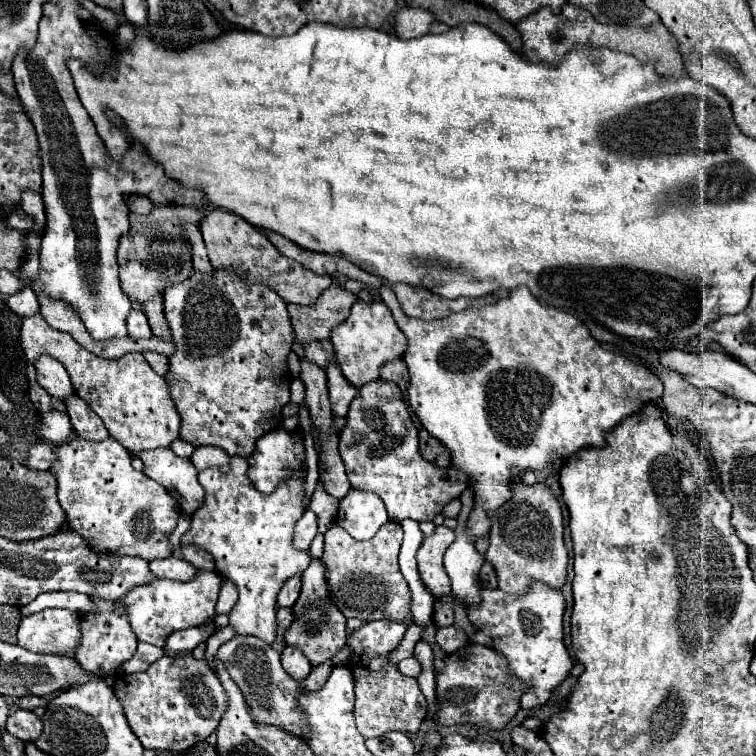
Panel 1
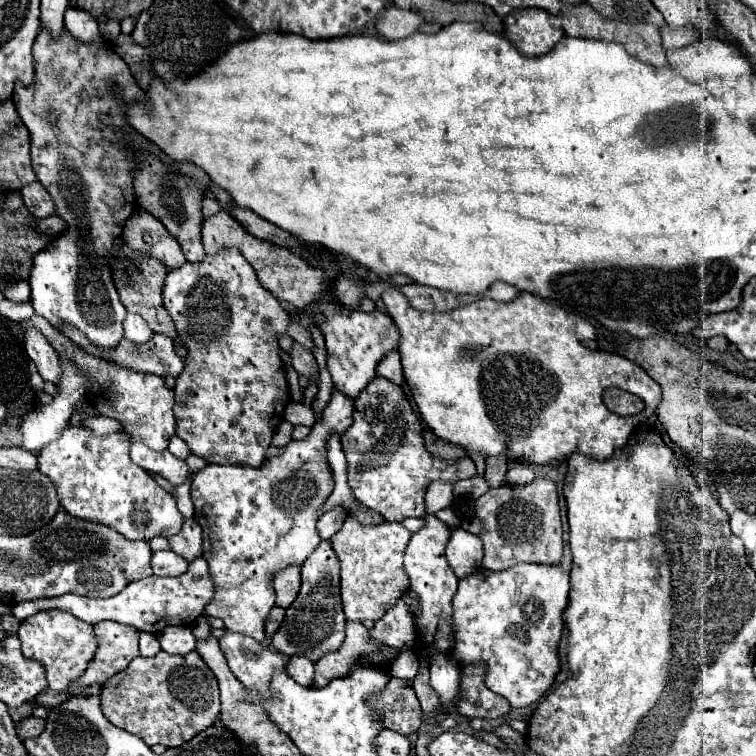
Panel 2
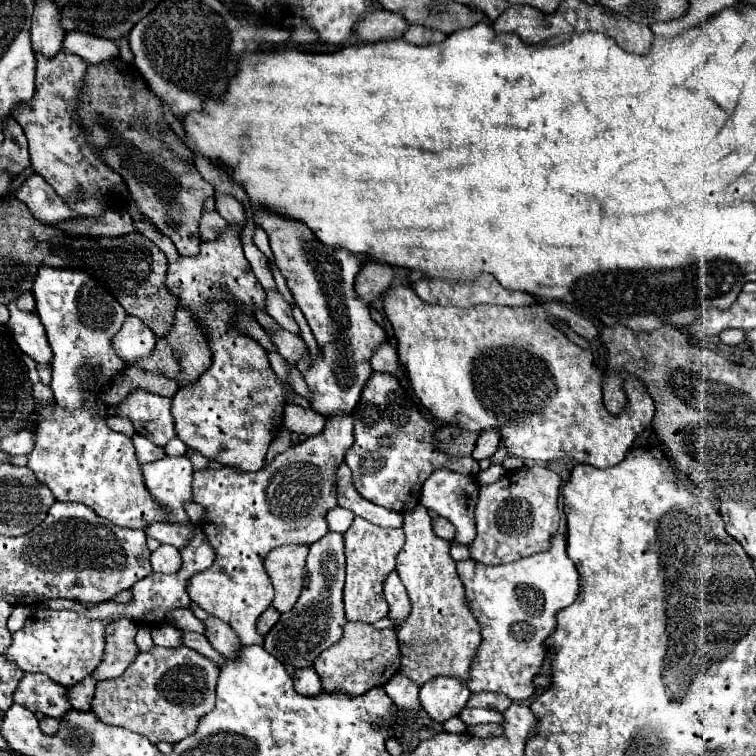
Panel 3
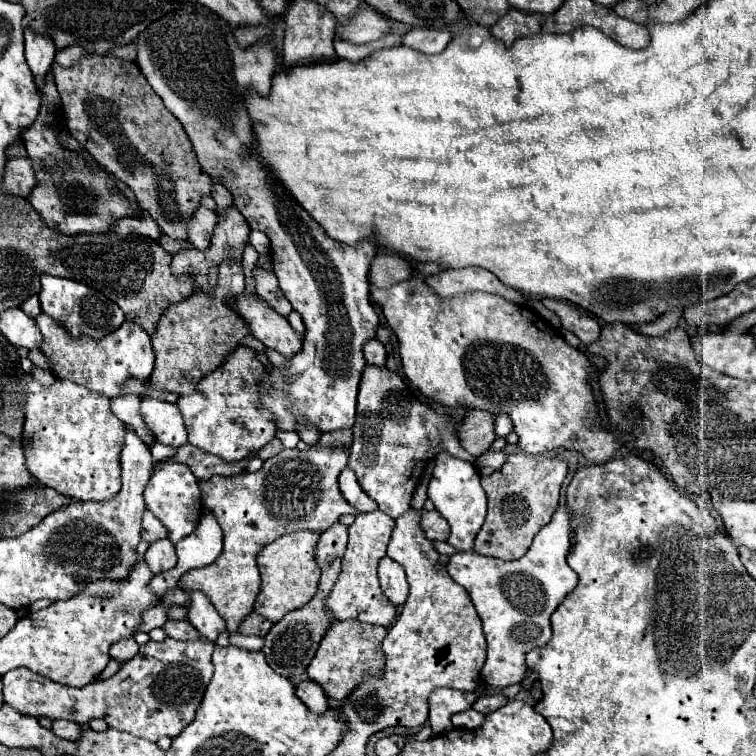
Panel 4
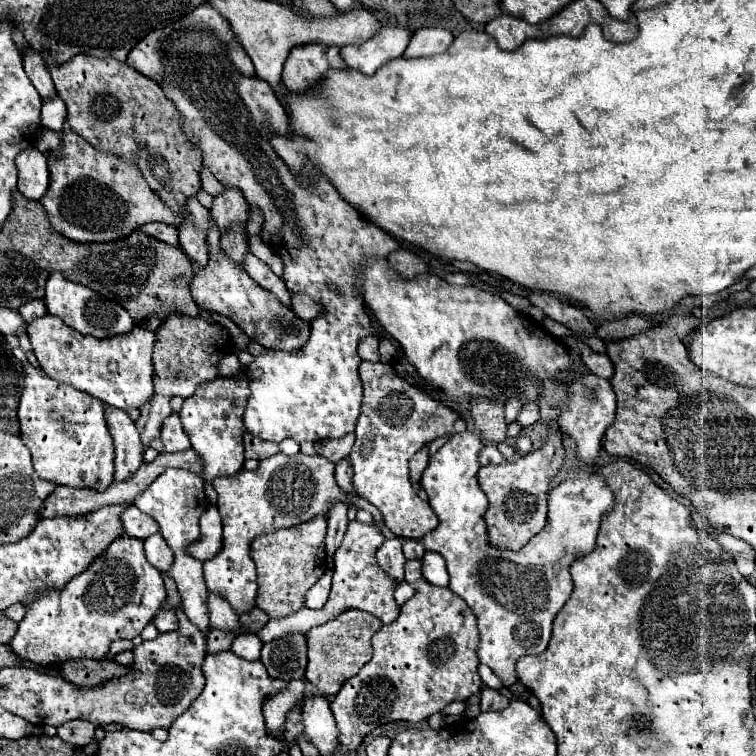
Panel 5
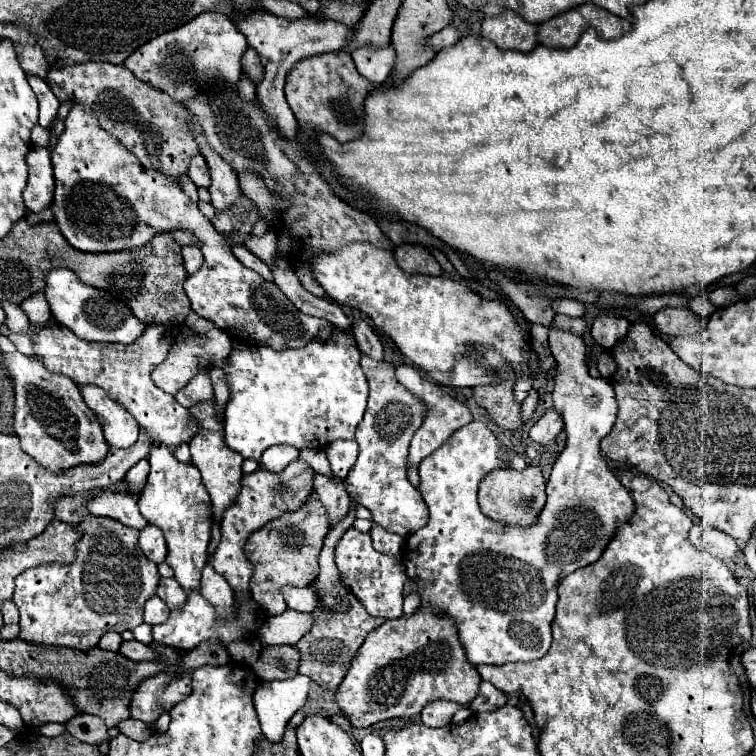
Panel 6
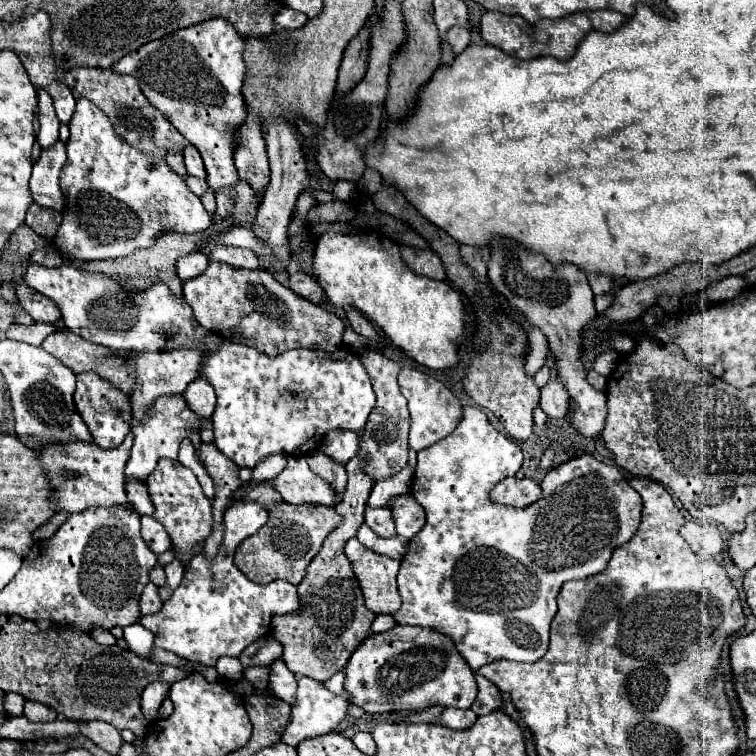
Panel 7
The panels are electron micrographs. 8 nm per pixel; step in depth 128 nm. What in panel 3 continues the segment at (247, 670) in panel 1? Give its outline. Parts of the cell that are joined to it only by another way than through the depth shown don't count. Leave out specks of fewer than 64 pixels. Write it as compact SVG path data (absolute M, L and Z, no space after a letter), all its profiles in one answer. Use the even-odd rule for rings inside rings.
M210 614L210 616L204 620L204 626L206 626L204 636L206 636L208 642L214 646L214 650L218 650L218 652L220 652L222 656L226 656L226 658L236 656L236 652L238 652L238 648L240 648L238 636L234 636L232 628L230 628L224 620L220 620L220 618L216 618L216 616Z

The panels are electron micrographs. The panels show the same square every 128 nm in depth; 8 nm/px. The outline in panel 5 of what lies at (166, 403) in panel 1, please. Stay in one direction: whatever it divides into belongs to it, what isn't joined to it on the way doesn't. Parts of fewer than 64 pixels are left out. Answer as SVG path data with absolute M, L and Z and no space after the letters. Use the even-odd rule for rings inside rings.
M170 414L168 420L164 420L160 438L164 442L164 452L184 452L190 448L188 436L182 430L178 414Z

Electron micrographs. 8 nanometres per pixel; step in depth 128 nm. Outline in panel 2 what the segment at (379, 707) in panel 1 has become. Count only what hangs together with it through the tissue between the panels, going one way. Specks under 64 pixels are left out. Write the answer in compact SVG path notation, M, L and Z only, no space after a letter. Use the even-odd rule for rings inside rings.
M398 598L394 606L386 612L386 616L374 624L370 636L374 640L382 640L392 648L412 648L412 640L416 640L416 630L408 604ZM390 680L388 688L384 692L384 724L386 728L400 732L404 736L414 734L420 728L422 722L422 710L416 700L416 694L410 684L404 680Z

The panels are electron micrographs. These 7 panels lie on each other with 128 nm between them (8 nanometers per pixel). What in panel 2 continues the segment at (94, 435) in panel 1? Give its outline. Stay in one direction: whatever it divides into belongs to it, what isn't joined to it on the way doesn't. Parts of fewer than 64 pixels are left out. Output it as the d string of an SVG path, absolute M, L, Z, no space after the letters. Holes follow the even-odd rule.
M86 416L82 424L88 426L98 436L106 436L106 434L112 434L112 432L120 432L124 428L118 420L108 418L108 416Z

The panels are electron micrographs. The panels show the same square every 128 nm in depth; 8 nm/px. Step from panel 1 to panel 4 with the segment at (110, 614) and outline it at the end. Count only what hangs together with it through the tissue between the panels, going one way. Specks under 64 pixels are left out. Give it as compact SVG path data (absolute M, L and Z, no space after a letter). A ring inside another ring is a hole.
M132 638L132 640L120 640L120 642L116 642L116 644L110 648L110 656L116 658L116 660L120 660L122 664L124 664L126 660L130 660L132 656L136 656L136 652L138 652L138 644L134 642L134 638Z

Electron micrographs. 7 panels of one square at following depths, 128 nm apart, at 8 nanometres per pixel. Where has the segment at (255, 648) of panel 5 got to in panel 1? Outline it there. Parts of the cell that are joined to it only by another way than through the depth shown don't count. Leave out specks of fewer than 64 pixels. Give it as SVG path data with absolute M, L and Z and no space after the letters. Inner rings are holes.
M330 362L330 366L326 368L328 374L328 392L330 392L330 404L332 404L332 414L334 416L348 416L348 406L356 396L356 388L352 388L348 384L348 380L342 378L342 372L338 368L336 362ZM240 456L230 460L230 468L226 472L220 470L204 470L198 474L198 482L204 488L204 502L192 514L192 526L182 536L182 544L198 544L214 558L214 570L224 580L234 582L238 590L238 602L230 610L230 626L236 634L250 634L268 644L276 638L276 596L288 576L300 574L310 564L310 550L298 550L294 546L294 526L306 512L304 504L304 478L302 476L286 476L280 480L272 494L262 494L256 490L252 480L248 478L248 462Z

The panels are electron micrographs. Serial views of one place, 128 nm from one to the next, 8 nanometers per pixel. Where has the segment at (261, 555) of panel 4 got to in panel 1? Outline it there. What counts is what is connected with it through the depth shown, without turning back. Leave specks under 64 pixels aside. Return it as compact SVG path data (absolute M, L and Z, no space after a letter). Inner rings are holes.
M292 576L284 582L284 586L280 588L280 594L278 594L278 606L286 606L286 608L292 608L292 604L296 602L298 594L300 594L300 586L302 586L302 580L300 576Z

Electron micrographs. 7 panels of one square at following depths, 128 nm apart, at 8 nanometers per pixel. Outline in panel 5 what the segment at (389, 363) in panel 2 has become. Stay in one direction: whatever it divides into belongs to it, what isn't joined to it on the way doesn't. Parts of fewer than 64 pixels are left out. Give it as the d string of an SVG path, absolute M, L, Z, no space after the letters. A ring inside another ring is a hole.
M366 336L360 340L358 344L358 354L362 360L368 362L378 362L380 354L378 354L378 338L376 336Z

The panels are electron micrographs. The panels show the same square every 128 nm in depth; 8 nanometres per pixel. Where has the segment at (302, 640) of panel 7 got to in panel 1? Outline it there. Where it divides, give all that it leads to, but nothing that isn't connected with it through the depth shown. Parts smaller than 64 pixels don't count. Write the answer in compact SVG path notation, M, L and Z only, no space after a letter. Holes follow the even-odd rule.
M324 662L324 664L320 664L320 666L314 666L312 672L308 674L308 678L304 680L304 686L302 686L302 688L304 688L304 690L320 690L320 688L326 684L332 668L334 668L332 662Z

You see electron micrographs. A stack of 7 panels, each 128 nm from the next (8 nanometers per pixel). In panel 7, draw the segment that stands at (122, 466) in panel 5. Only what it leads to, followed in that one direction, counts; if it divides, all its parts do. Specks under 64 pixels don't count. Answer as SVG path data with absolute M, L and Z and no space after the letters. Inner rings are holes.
M80 372L80 374L76 374L76 380L78 382L76 382L76 392L74 392L74 404L76 404L76 410L82 416L84 424L92 432L94 444L104 450L120 446L128 434L130 420L132 420L128 396L118 386L108 382L106 378L96 376L96 372Z

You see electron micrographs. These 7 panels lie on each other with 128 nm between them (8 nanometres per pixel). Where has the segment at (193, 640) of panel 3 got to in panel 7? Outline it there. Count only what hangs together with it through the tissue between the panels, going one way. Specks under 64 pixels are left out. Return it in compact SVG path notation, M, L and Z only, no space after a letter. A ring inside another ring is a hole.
M148 582L142 596L140 596L140 612L142 614L154 614L162 608L162 602L158 598L158 586Z

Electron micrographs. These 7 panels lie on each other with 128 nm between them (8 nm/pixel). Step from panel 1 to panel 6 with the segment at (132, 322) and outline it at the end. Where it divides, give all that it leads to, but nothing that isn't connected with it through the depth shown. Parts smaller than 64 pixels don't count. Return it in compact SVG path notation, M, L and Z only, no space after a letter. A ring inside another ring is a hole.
M62 324L42 328L34 334L34 352L52 372L66 374L78 386L82 384L96 384L106 390L110 398L120 402L138 422L138 426L146 432L152 446L164 444L170 452L174 452L182 442L190 442L196 432L200 432L200 422L192 418L190 410L180 406L172 394L156 388L152 384L150 372L156 364L164 360L172 346L172 332L170 328L152 324L146 328L144 336L130 346L118 344L102 344L102 342L84 342L76 338L68 328Z

